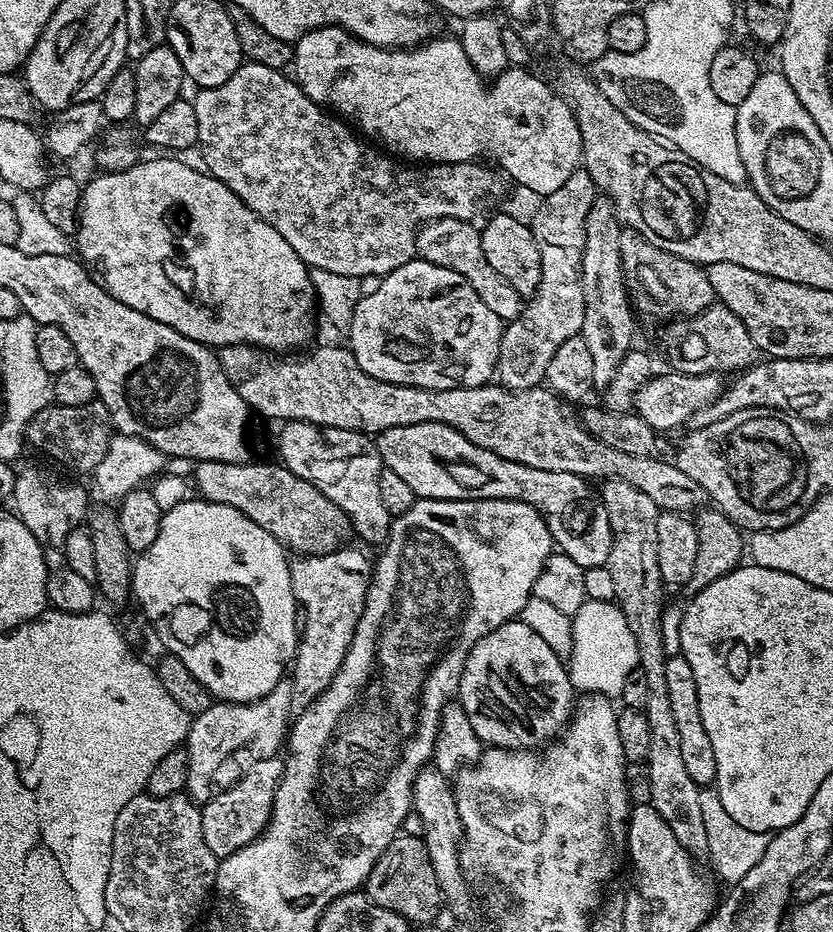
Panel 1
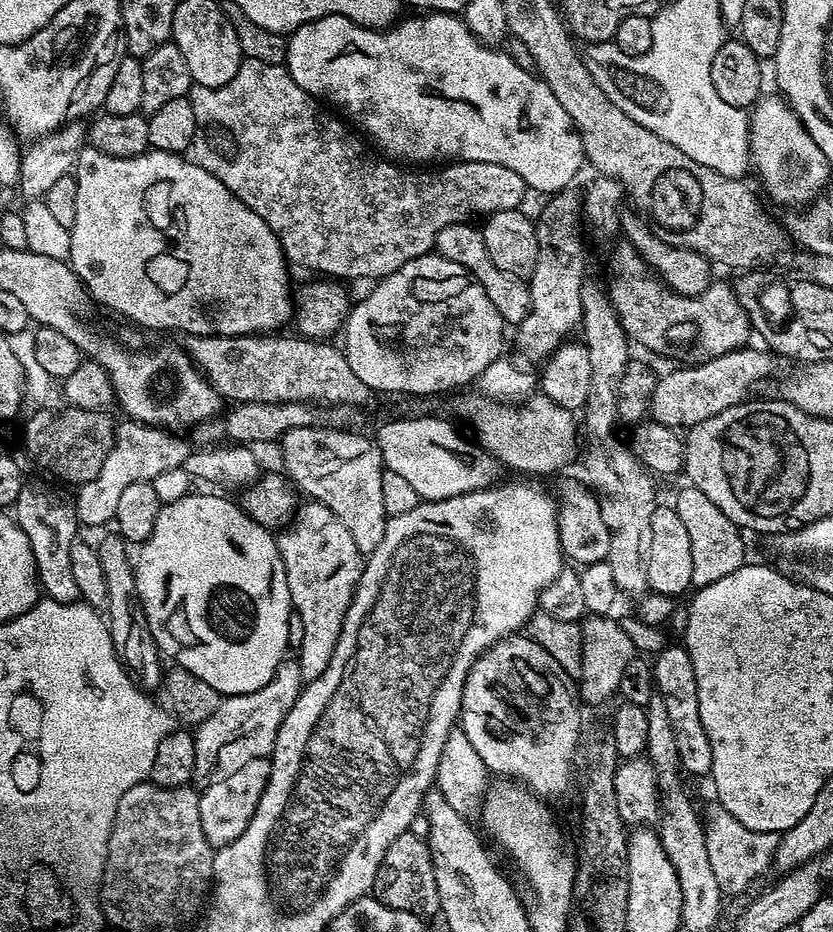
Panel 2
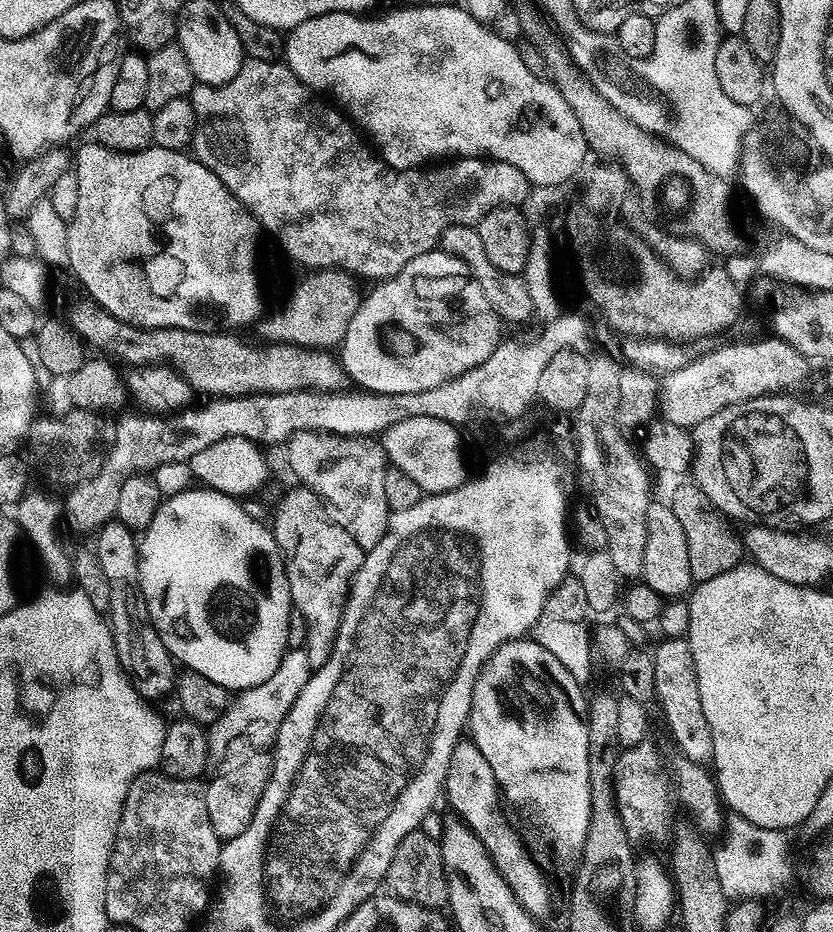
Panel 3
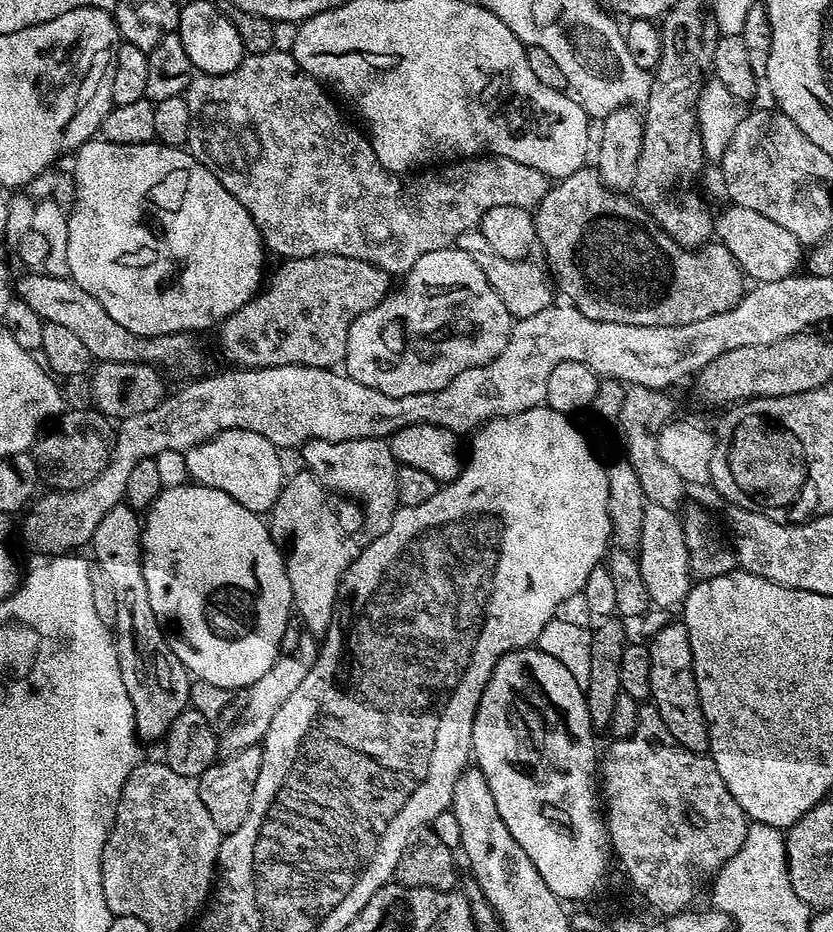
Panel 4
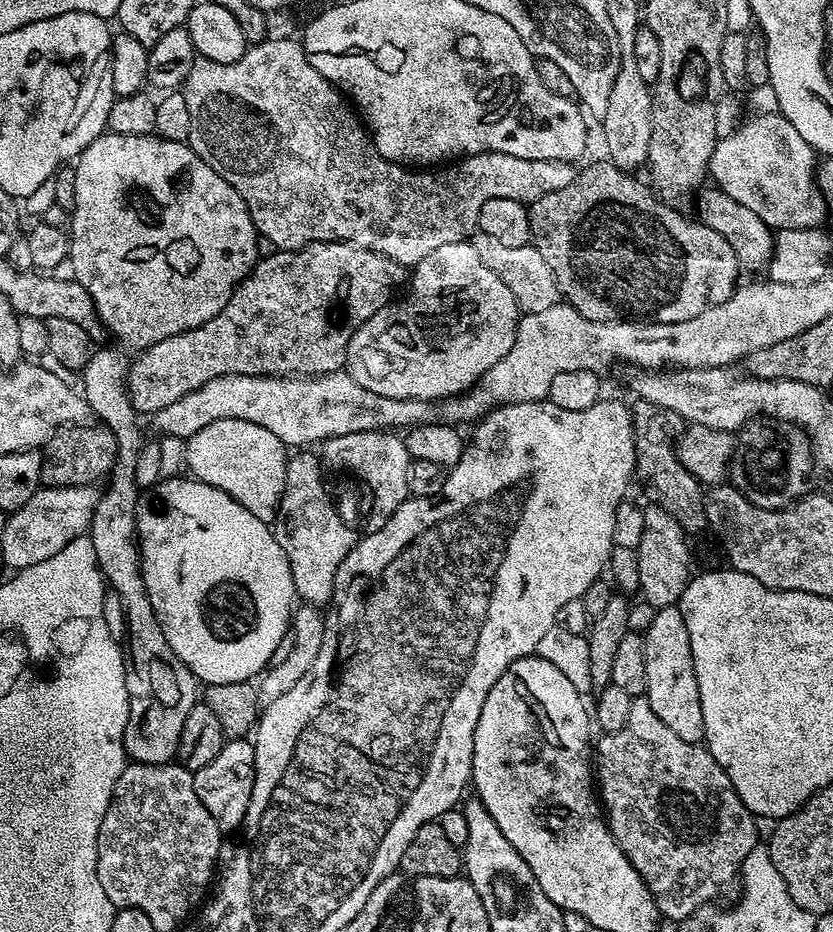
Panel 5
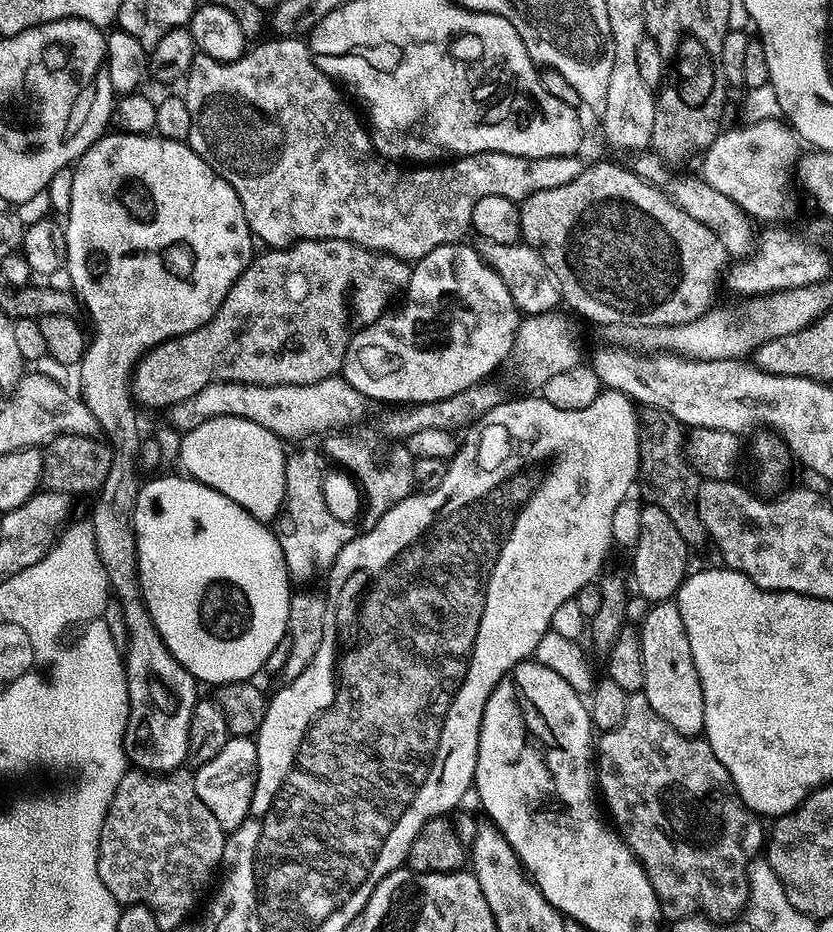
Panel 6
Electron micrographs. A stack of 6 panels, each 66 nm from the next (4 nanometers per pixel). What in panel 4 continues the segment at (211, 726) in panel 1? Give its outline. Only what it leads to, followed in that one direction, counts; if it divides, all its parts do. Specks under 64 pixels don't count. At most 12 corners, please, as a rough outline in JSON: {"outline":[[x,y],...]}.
{"outline":[[304,634],[247,689],[219,733],[227,758],[263,741],[282,702],[310,674],[320,644]]}

